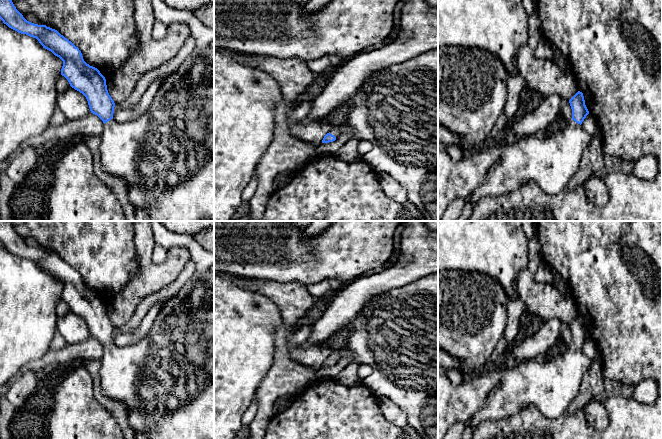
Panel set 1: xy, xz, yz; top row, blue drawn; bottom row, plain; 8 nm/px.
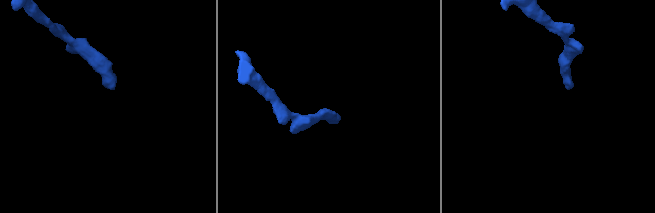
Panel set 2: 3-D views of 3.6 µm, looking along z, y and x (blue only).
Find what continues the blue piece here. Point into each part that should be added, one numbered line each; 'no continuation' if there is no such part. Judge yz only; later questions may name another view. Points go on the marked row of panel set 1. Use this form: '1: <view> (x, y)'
1: yz (550, 161)

